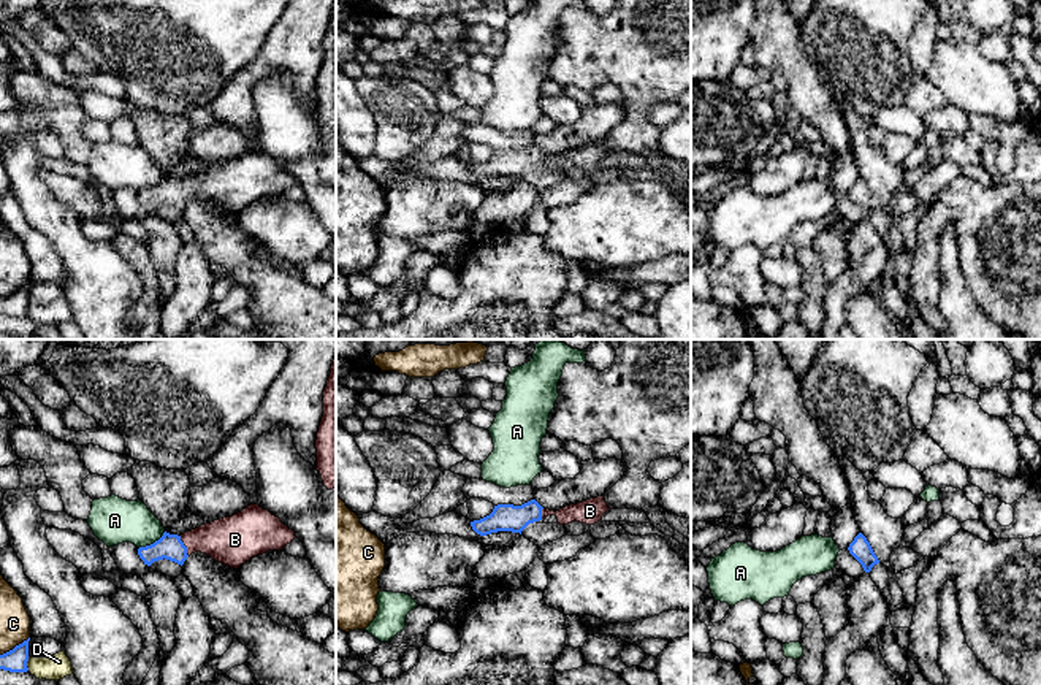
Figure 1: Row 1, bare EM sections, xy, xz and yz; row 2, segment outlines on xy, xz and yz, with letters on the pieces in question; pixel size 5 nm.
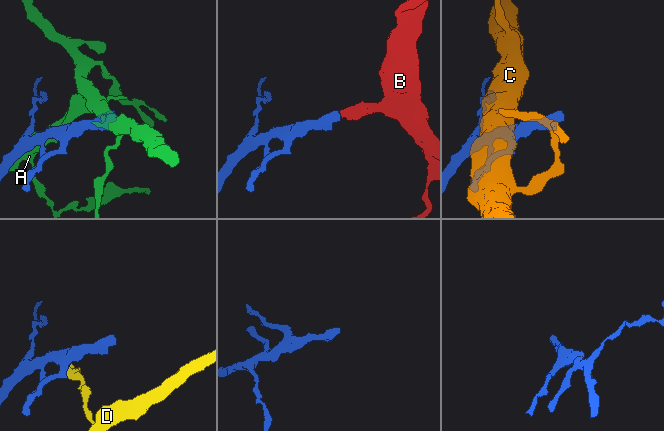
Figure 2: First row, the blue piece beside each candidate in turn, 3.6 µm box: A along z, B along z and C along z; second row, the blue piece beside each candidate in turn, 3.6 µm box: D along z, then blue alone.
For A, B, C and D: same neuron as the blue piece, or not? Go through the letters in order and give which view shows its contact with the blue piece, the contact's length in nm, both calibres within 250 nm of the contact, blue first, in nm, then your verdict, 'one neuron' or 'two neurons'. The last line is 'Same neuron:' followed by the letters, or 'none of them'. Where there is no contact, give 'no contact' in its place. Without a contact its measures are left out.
A: meets blue in xy; contact 170 nm long; 130 nm thick on the blue side, 240 nm on the other; two neurons
B: meets blue in xy; contact 120 nm long; 130 nm thick on the blue side, 240 nm on the other; one neuron
C: meets blue in xy; contact 180 nm long; 120 nm thick on the blue side, 160 nm on the other; two neurons
D: meets blue in xy; contact 70 nm long; 120 nm thick on the blue side, 120 nm on the other; two neurons
Same neuron: B

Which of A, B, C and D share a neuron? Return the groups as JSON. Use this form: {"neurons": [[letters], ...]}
{"neurons": [["A"], ["B"], ["C"], ["D"]]}

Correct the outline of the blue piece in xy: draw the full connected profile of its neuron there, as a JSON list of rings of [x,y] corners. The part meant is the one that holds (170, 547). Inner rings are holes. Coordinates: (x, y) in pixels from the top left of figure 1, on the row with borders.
[[[250,504],[231,517],[214,520],[181,536],[165,531],[154,544],[139,547],[138,555],[147,566],[163,558],[182,566],[192,553],[201,552],[238,569],[257,555],[282,550],[295,538],[295,531],[279,517],[258,504]]]

